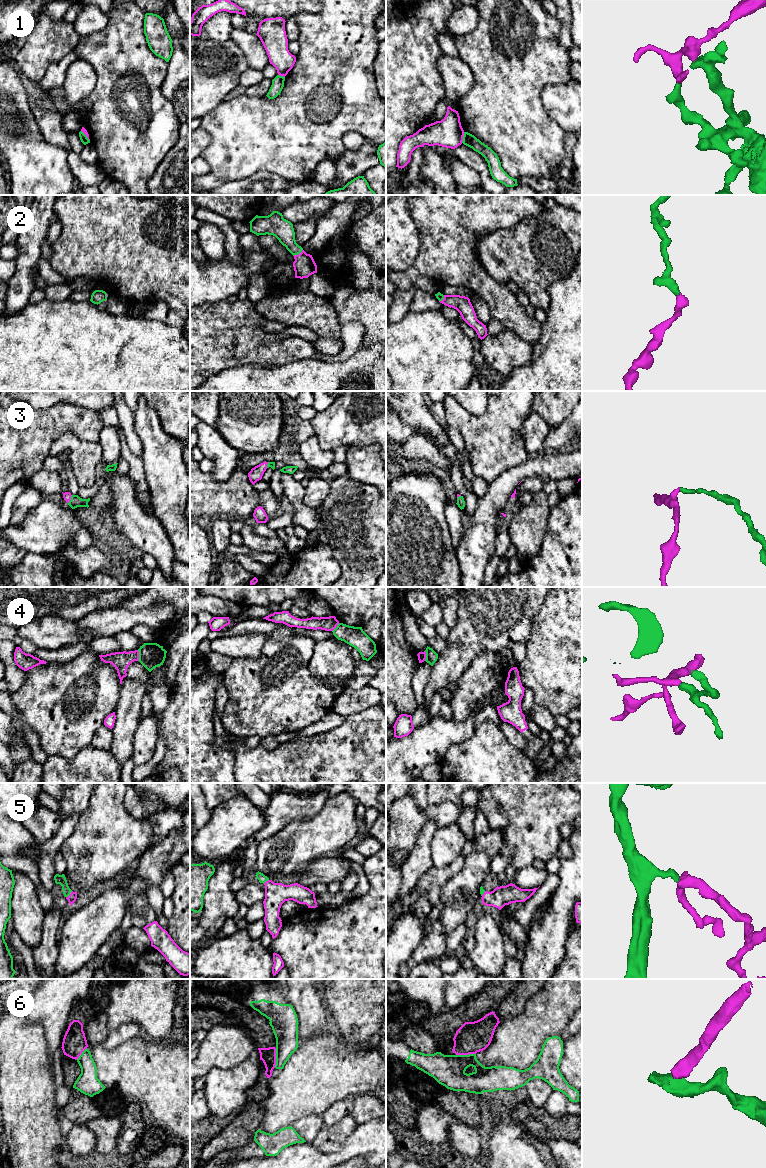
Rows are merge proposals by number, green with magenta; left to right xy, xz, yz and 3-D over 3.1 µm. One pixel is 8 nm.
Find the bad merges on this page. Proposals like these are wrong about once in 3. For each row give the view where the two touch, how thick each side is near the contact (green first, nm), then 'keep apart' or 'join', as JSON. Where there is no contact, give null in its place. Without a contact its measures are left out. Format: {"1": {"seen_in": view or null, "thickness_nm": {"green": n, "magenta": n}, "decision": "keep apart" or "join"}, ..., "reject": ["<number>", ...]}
{"1": {"seen_in": "yz", "thickness_nm": {"green": 100, "magenta": 220}, "decision": "keep apart"}, "2": {"seen_in": "xz", "thickness_nm": {"green": 170, "magenta": 180}, "decision": "join"}, "3": {"seen_in": "xy", "thickness_nm": {"green": 90, "magenta": 60}, "decision": "join"}, "4": {"seen_in": "xy", "thickness_nm": {"green": 200, "magenta": 140}, "decision": "keep apart"}, "5": {"seen_in": "xy", "thickness_nm": {"green": 80, "magenta": 70}, "decision": "join"}, "6": {"seen_in": "xz", "thickness_nm": {"green": 200, "magenta": 130}, "decision": "keep apart"}, "reject": ["1", "4", "6"]}

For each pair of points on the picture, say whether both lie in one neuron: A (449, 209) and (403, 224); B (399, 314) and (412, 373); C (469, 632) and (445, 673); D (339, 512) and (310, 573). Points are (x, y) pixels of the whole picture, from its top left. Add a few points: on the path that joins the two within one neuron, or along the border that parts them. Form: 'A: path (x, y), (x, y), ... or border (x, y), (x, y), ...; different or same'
A: border (407, 205), (419, 235), (419, 244); different
B: border (411, 310), (396, 322); different
C: path (465, 642), (457, 657), (451, 663); same
D: border (326, 543), (330, 547), (333, 557), (339, 563); different

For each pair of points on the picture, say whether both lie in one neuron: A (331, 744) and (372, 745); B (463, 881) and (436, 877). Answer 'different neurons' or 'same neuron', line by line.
A: same neuron
B: different neurons

